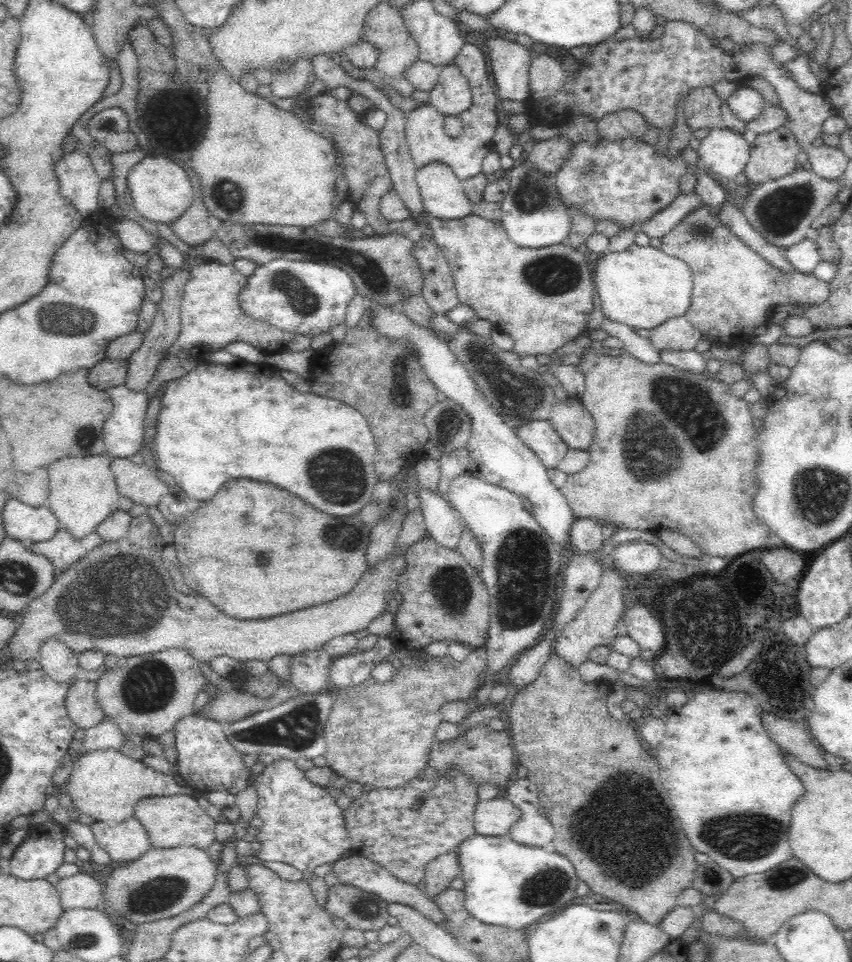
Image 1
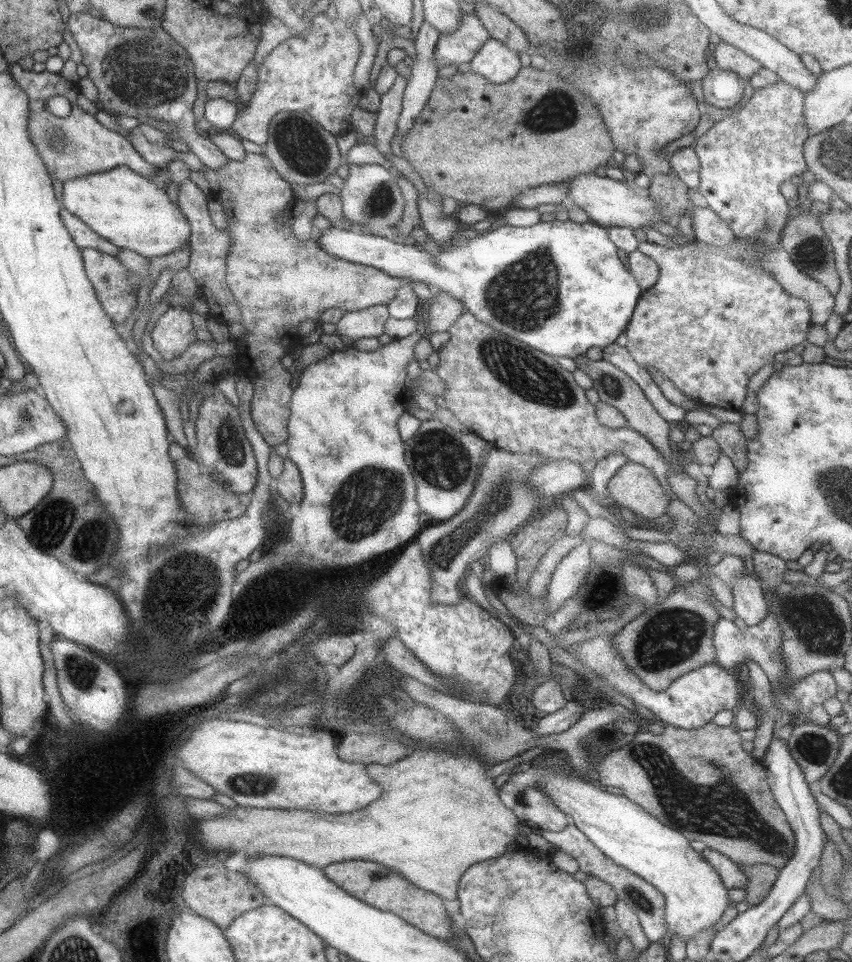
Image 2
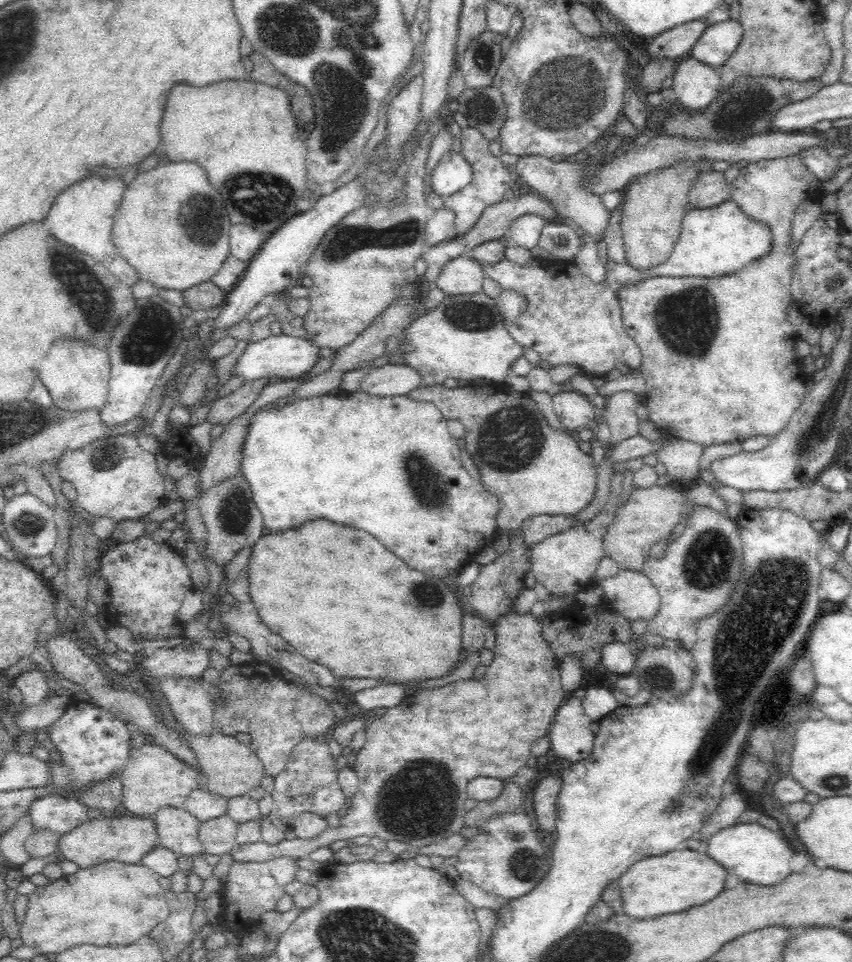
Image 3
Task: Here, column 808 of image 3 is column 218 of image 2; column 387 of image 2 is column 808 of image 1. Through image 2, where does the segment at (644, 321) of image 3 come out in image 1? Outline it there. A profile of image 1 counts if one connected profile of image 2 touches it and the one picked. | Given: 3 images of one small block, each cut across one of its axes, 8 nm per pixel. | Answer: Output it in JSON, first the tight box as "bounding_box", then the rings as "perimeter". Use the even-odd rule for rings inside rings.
{"bounding_box":[661,206,829,345],"perimeter":[[[700,206],[690,212],[668,234],[661,238],[661,249],[682,259],[692,271],[694,286],[688,310],[688,321],[711,343],[739,345],[755,328],[763,329],[781,304],[819,305],[829,295],[829,283],[794,269],[786,273],[746,246],[724,225],[710,208]]]}

